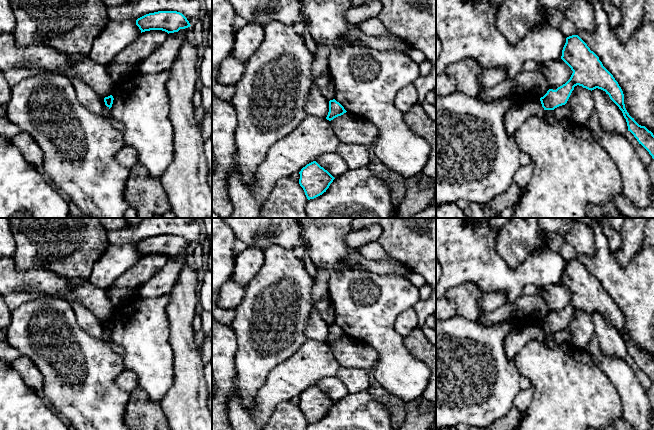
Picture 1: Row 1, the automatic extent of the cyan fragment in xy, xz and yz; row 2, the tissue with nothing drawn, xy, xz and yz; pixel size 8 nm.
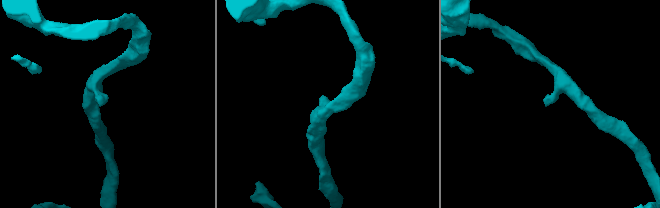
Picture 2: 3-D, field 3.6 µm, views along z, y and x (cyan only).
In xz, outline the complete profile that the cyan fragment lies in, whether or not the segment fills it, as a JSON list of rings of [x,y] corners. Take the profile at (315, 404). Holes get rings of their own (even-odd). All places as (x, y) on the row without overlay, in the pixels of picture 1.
[[[316,385],[307,388],[299,396],[299,408],[303,412],[308,424],[322,419],[335,403]]]

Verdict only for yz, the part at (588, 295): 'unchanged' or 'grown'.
unchanged

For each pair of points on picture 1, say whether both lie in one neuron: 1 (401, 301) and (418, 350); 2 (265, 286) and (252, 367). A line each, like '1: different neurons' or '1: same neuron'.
1: different neurons
2: same neuron

